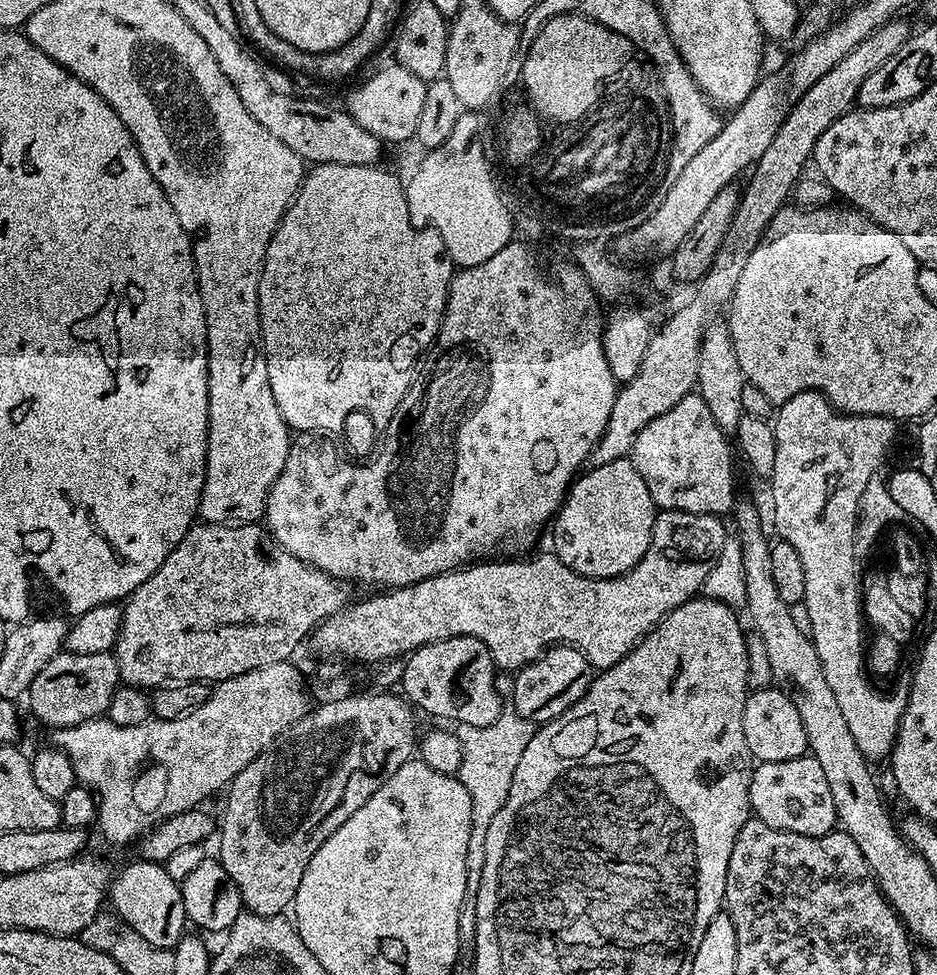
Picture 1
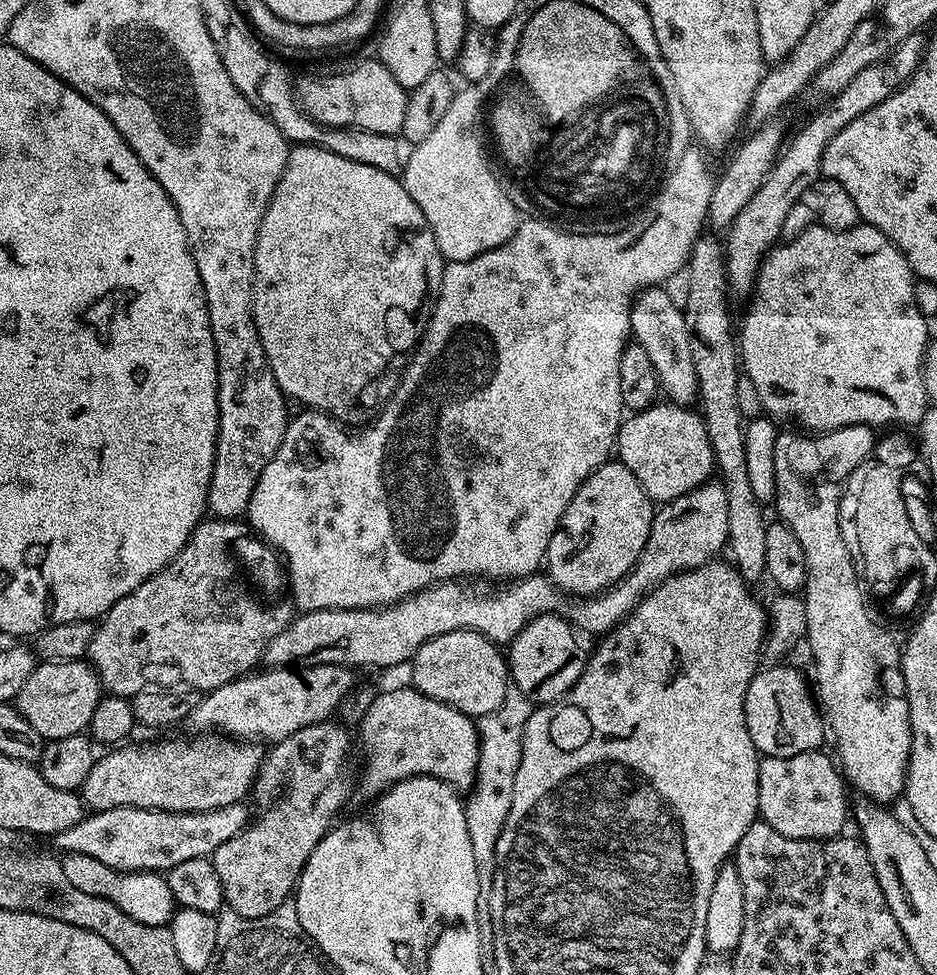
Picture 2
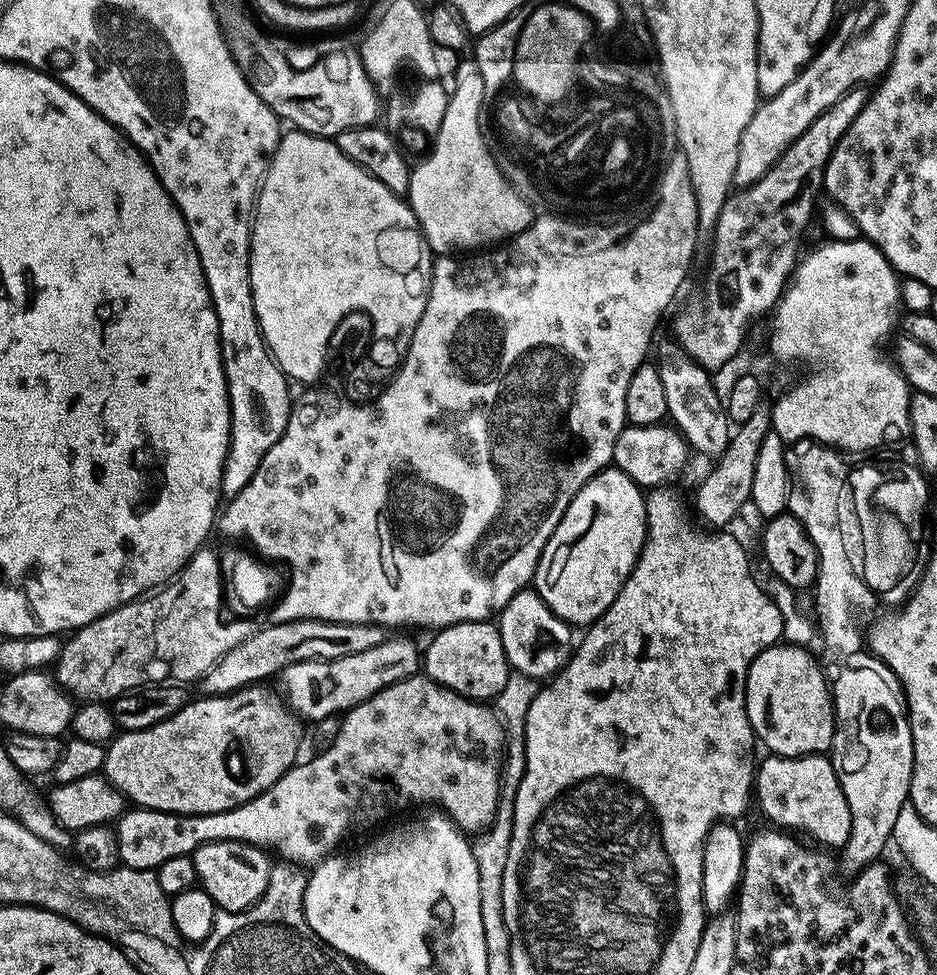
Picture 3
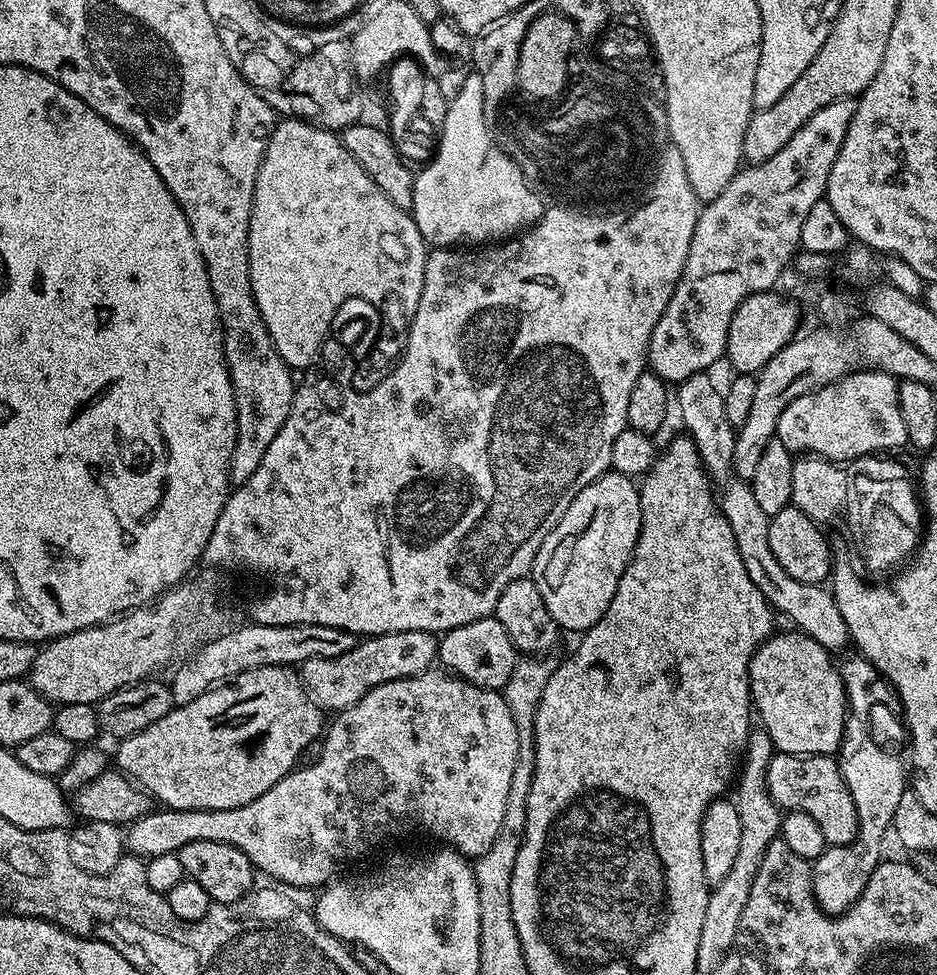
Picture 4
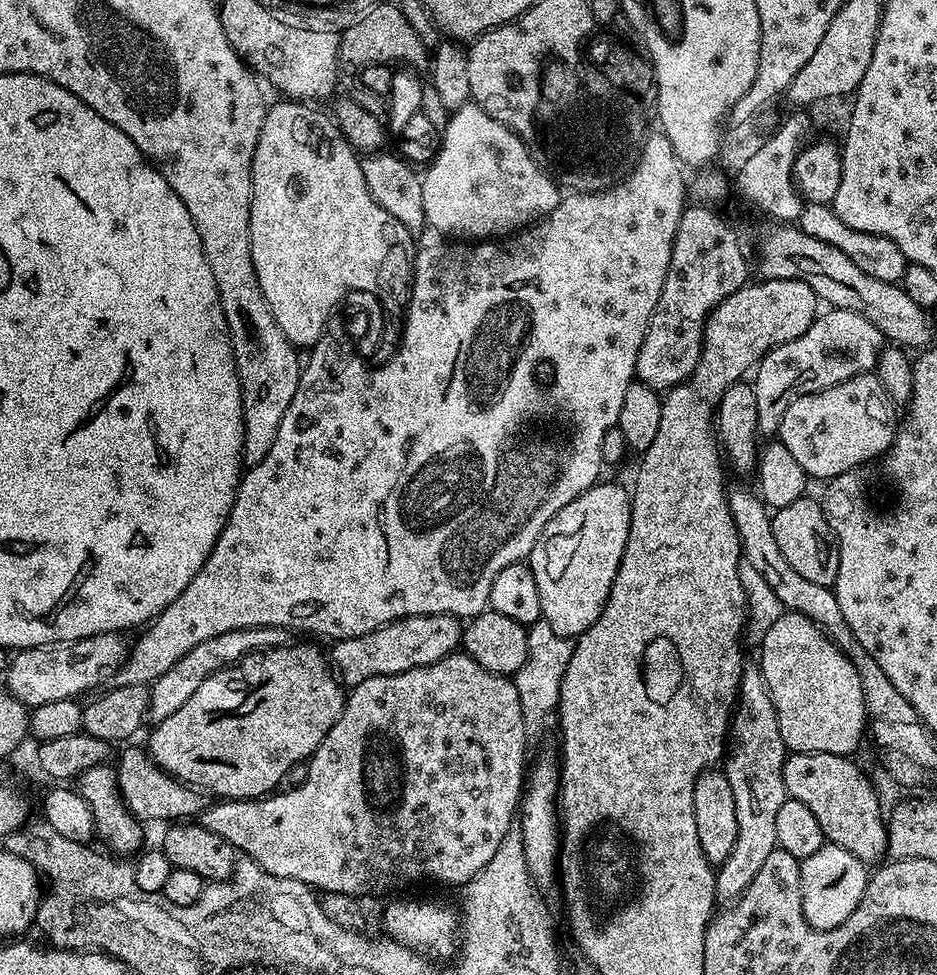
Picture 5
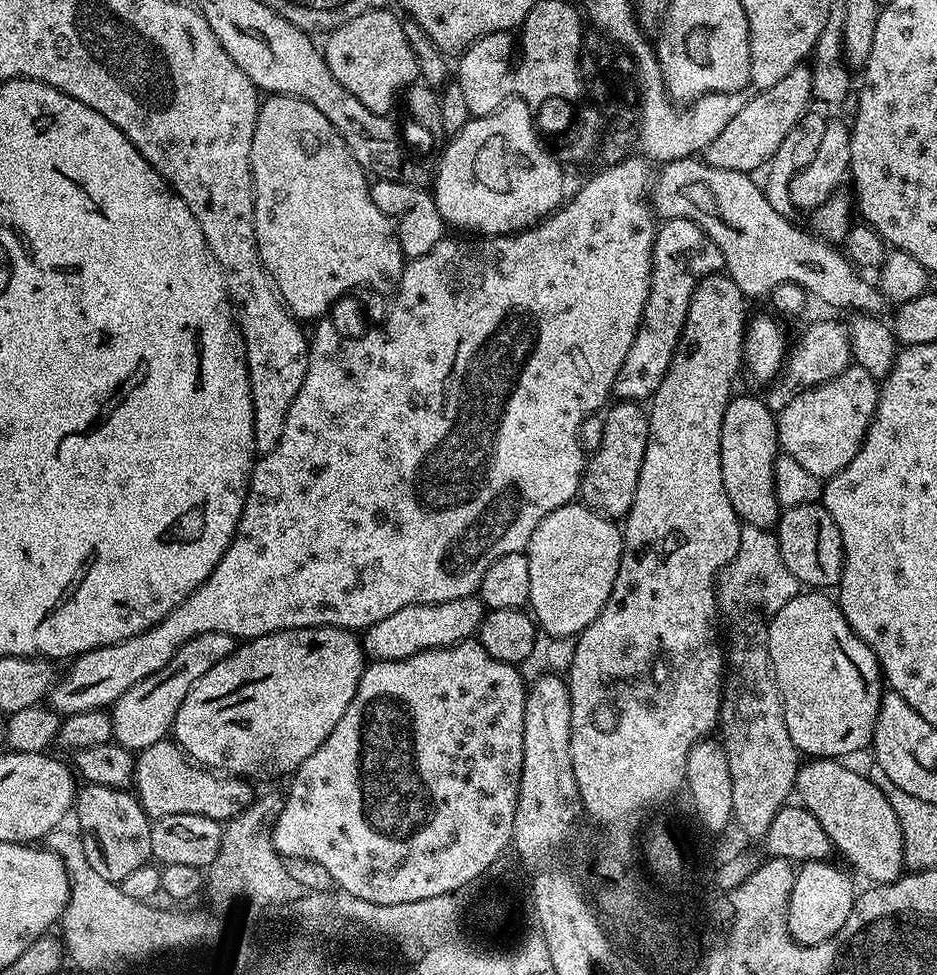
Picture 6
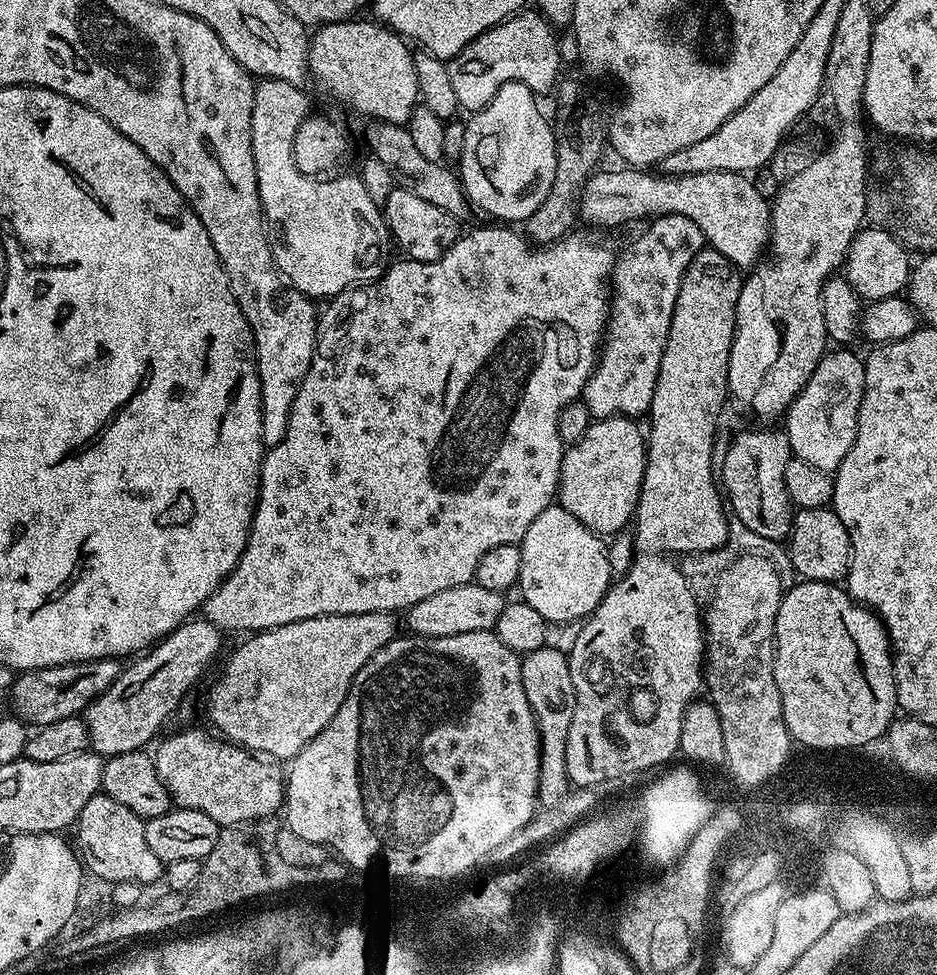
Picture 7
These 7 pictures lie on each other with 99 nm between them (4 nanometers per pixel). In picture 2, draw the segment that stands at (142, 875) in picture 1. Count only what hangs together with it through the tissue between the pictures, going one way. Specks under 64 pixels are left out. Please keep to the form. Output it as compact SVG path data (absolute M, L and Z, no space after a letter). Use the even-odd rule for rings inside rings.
M66 852L59 857L59 862L62 866L62 874L66 874L66 882L72 888L82 894L90 894L114 902L114 906L118 906L118 910L122 910L122 914L134 918L134 922L163 928L171 921L172 914L178 907L167 879L159 872L147 873L148 884L128 884L127 875L116 872L103 862L98 862L98 858L90 858L86 854Z

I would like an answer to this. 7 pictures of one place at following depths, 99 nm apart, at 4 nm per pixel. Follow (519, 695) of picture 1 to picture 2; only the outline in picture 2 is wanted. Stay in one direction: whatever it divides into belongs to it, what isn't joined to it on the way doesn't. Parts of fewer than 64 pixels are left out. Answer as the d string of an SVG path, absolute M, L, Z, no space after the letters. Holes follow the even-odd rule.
M535 616L506 648L506 663L515 691L526 694L536 706L553 704L565 696L574 682L578 682L586 659L586 652L580 649L575 635L573 625L562 616Z

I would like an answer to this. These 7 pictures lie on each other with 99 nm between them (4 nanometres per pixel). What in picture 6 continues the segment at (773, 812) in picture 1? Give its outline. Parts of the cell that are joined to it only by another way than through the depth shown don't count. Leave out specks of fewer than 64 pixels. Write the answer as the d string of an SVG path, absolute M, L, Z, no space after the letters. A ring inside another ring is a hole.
M812 758L801 763L796 771L795 795L800 795L799 803L807 808L810 814L814 814L814 818L818 818L822 830L826 830L837 853L841 852L868 882L889 884L897 880L906 868L898 814L894 814L894 806L890 806L888 796L882 794L882 790L878 790L878 786L874 786L874 782L868 779L863 771L855 772L844 764L847 763L836 758Z

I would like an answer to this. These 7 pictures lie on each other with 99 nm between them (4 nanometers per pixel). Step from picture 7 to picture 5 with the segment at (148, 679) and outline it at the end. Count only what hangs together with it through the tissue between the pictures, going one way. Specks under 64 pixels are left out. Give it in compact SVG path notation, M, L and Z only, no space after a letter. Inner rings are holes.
M247 628L246 630L230 630L226 634L218 634L218 638L206 638L206 642L198 642L190 654L178 658L162 678L158 678L150 686L148 703L146 705L146 716L149 721L159 722L170 718L210 674L214 674L220 668L227 668L229 664L248 656L251 652L265 652L267 648L278 648L281 644L289 643L290 632L287 628Z

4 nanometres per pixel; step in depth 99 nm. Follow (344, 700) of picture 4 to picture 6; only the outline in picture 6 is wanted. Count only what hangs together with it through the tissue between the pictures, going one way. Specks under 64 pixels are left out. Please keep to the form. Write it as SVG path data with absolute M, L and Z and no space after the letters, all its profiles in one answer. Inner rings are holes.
M476 596L454 598L450 602L437 604L415 604L402 606L395 614L374 622L374 626L363 629L362 643L365 657L369 661L401 660L410 658L422 650L449 648L462 640L471 640L479 633L480 623L484 620L485 607Z

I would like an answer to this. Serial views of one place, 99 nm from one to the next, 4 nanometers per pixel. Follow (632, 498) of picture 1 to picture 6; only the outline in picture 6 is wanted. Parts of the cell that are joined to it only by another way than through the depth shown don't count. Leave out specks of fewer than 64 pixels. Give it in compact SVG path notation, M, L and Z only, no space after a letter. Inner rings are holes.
M573 502L546 514L534 534L530 534L526 549L530 562L527 607L539 631L561 638L575 638L584 632L610 598L623 549L621 525L583 502Z

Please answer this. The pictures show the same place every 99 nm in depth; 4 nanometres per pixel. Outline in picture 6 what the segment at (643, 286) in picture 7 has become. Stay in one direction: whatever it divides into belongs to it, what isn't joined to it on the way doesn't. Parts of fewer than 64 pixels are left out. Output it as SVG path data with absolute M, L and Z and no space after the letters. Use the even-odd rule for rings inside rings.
M665 220L657 227L652 247L652 289L648 292L640 329L616 379L614 392L621 401L644 402L658 390L676 353L694 290L705 276L717 275L723 266L718 246L694 222Z

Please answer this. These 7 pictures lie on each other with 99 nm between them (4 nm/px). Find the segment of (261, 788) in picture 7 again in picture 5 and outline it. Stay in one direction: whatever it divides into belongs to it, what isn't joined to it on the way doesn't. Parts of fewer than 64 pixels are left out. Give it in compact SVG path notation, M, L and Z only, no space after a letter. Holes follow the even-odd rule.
M143 747L126 749L121 754L120 764L117 763L115 769L120 797L123 798L124 805L141 822L149 822L148 820L184 822L189 818L199 817L206 807L205 797L197 789L189 788L181 780L163 772Z

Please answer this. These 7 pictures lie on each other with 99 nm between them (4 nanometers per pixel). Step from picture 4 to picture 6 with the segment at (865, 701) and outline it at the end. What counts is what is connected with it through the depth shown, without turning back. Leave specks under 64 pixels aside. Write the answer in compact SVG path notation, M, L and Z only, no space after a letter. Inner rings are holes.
M810 860L795 869L796 881L788 896L788 933L799 944L821 944L826 942L850 918L856 906L857 889L852 889L852 880L828 860Z

